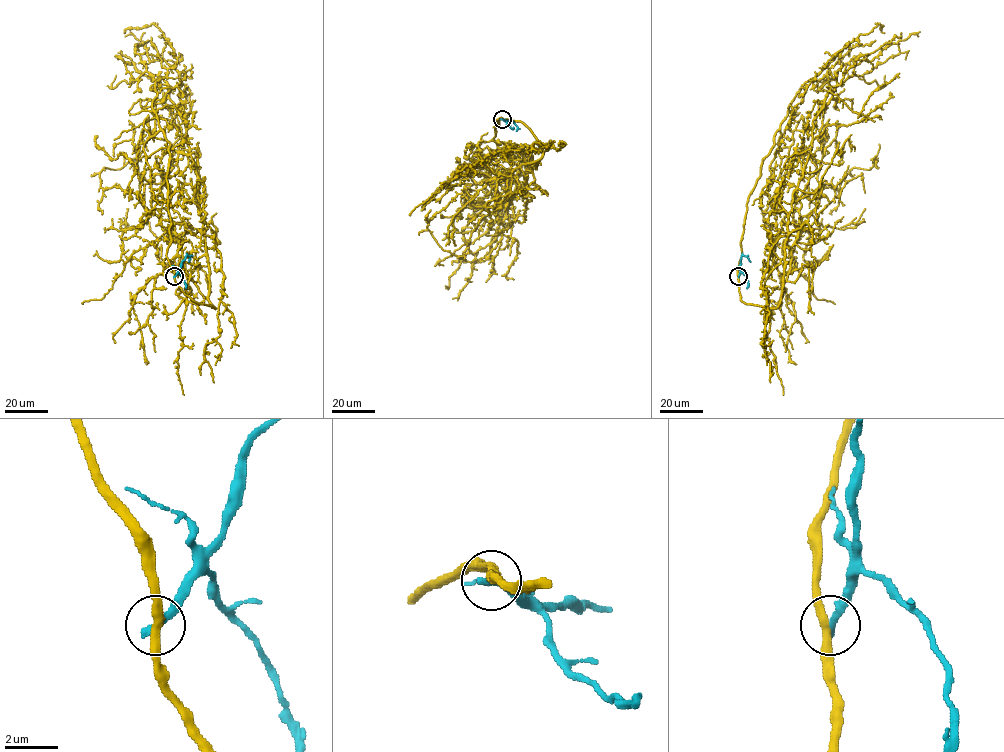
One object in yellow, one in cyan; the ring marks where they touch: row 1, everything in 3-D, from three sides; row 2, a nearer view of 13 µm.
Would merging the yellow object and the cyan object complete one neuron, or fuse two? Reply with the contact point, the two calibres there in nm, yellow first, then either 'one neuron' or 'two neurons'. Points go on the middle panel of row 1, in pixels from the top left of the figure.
at (502, 119); 320 nm thick on the yellow side, 320 nm on the other; two neurons

